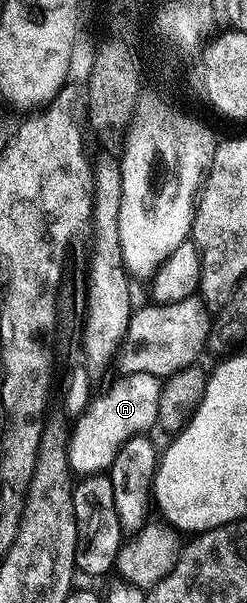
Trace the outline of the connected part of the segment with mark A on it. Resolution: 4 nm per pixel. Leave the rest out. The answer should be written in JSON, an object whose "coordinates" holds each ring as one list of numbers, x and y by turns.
{"coordinates":[[139,373,124,375,105,393,97,392,80,417,75,418,68,438,68,466,76,475,100,475,111,469,114,455,126,439,145,434,158,422,158,395,161,378]]}

